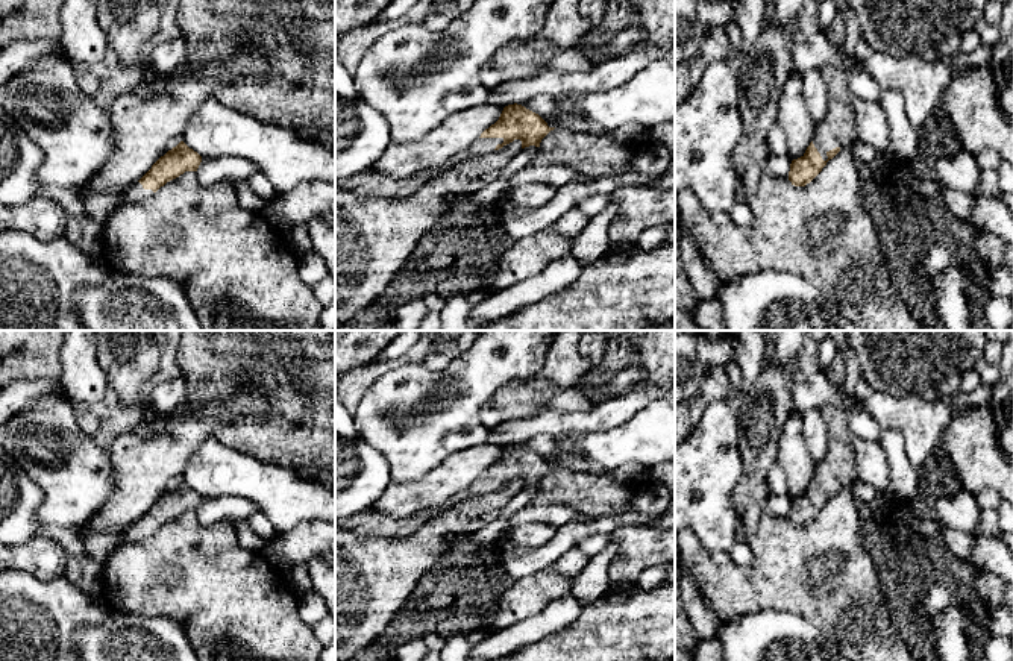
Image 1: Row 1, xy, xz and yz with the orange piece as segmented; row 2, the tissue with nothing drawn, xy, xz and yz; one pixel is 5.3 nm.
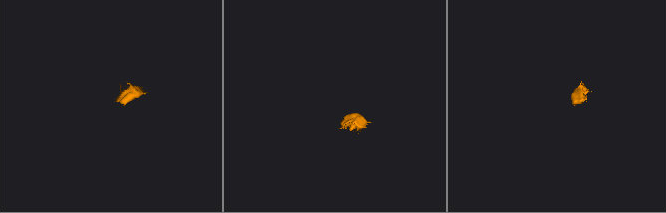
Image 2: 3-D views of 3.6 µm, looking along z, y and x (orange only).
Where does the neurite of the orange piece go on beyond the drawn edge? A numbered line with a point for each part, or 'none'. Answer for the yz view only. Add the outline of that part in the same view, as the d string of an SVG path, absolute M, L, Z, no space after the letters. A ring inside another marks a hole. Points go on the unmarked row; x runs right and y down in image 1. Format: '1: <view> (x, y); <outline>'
1: yz (837, 467); M823 405L820 412L828 426L828 452L825 458L816 464L813 484L826 500L826 493L845 482L857 482L854 438L855 435L848 426L848 411L834 405Z

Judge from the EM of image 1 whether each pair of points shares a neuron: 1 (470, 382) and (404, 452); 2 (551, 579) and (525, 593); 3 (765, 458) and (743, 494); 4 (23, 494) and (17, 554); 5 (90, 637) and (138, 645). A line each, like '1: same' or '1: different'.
1: same
2: same
3: same
4: different
5: same

